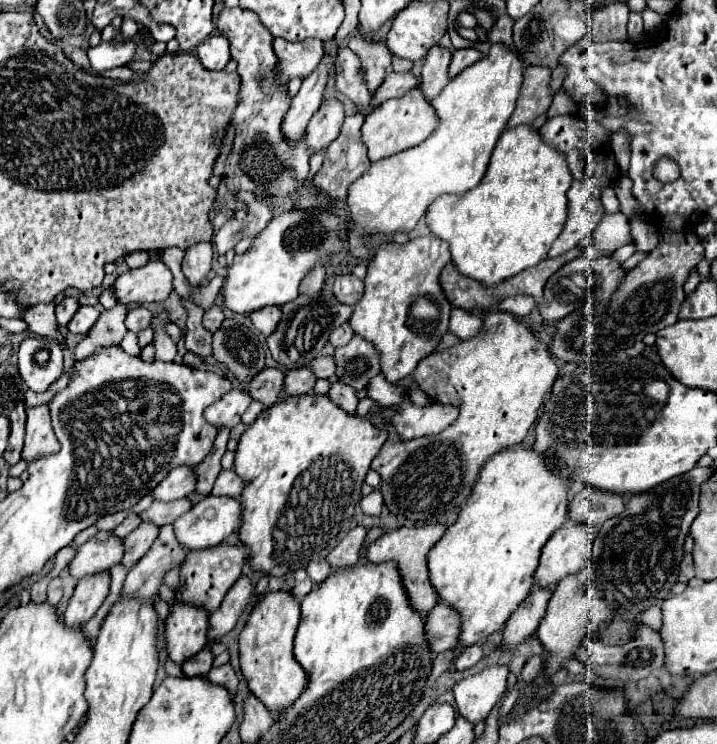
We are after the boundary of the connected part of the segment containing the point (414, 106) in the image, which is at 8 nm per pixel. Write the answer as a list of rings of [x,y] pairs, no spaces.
[[[413,89],[399,99],[389,99],[373,109],[365,117],[365,123],[361,127],[361,141],[369,149],[369,159],[379,161],[383,157],[389,157],[393,153],[399,153],[413,145],[423,143],[433,133],[435,127],[437,127],[435,109],[425,101],[425,97],[419,89]]]

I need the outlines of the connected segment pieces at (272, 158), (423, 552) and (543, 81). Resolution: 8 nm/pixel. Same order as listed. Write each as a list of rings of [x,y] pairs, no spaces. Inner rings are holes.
[[[241,7],[224,8],[217,19],[217,29],[229,39],[231,43],[231,57],[239,63],[237,73],[241,75],[241,101],[235,109],[233,127],[237,129],[233,153],[229,155],[225,163],[225,185],[231,191],[253,191],[259,197],[281,197],[281,195],[293,195],[301,189],[307,173],[309,173],[309,155],[311,151],[305,147],[303,139],[299,143],[289,143],[281,135],[281,119],[289,109],[289,95],[287,87],[279,83],[279,77],[275,73],[277,69],[277,57],[273,53],[273,35],[259,23],[257,15],[253,11],[241,9]]]
[[[431,523],[427,527],[401,527],[401,529],[383,533],[367,549],[367,561],[371,561],[371,563],[385,563],[385,561],[397,563],[397,569],[401,573],[401,583],[405,587],[405,593],[409,595],[409,603],[419,613],[429,613],[437,605],[437,593],[429,583],[425,559],[427,559],[427,553],[433,547],[433,543],[437,543],[443,533],[445,533],[445,527],[439,523]]]
[[[527,67],[525,69],[517,107],[515,107],[507,127],[531,123],[535,117],[543,115],[549,109],[549,105],[551,105],[549,79],[551,79],[551,69],[547,69],[547,67]]]

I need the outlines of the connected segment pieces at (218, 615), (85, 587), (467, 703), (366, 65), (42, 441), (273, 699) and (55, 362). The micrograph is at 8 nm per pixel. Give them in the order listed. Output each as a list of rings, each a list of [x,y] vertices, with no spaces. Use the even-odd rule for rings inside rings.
[[[247,577],[237,579],[237,583],[225,595],[221,607],[209,615],[211,617],[209,619],[209,635],[207,635],[209,645],[215,639],[227,635],[235,627],[239,615],[243,613],[247,601],[249,601],[249,595],[251,595],[251,581]]]
[[[99,573],[99,575],[81,579],[75,587],[73,597],[69,599],[65,613],[63,613],[63,621],[67,625],[83,627],[95,615],[95,611],[101,607],[101,603],[105,601],[105,597],[109,593],[109,583],[111,583],[109,573]]]
[[[487,667],[459,681],[453,689],[459,715],[473,725],[477,721],[483,721],[503,695],[507,687],[507,673],[507,667]]]
[[[355,35],[349,41],[349,47],[359,55],[361,67],[365,71],[365,81],[369,91],[373,93],[383,79],[393,71],[391,69],[391,51],[383,41],[365,37],[365,35]]]
[[[39,405],[29,409],[27,407],[27,435],[25,435],[25,447],[23,447],[23,461],[33,463],[33,459],[53,455],[59,451],[57,437],[51,427],[49,409],[47,405]]]
[[[273,591],[263,595],[255,603],[239,635],[241,671],[249,683],[249,689],[271,711],[281,711],[283,707],[293,705],[309,681],[305,671],[293,657],[293,639],[297,625],[299,625],[299,603],[293,599],[291,593]]]
[[[25,339],[19,349],[19,373],[31,391],[47,391],[49,385],[63,373],[61,345],[55,339]],[[41,349],[49,353],[49,361],[45,365],[39,365],[35,359],[37,351]]]

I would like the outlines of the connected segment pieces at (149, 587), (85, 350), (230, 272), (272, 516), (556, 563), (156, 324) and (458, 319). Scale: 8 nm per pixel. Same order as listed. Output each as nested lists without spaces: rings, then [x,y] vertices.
[[[163,525],[151,549],[129,571],[121,587],[121,597],[135,597],[141,601],[153,599],[157,595],[159,585],[163,583],[165,571],[169,571],[173,565],[181,565],[187,553],[189,551],[183,549],[173,537],[173,527]]]
[[[117,303],[117,307],[113,307],[111,311],[103,311],[97,319],[97,323],[89,329],[87,337],[75,347],[75,361],[83,361],[87,359],[93,349],[97,349],[99,345],[119,345],[121,339],[127,333],[125,327],[125,315],[127,315],[127,307]]]
[[[285,211],[283,215],[273,217],[269,221],[269,225],[265,227],[265,231],[261,231],[261,235],[255,237],[253,245],[243,255],[235,255],[233,263],[227,265],[225,283],[221,287],[223,303],[233,313],[245,313],[245,315],[253,313],[261,307],[267,307],[267,305],[281,307],[281,305],[297,299],[299,283],[309,273],[309,269],[339,249],[347,249],[347,241],[343,241],[339,237],[339,217],[333,211],[305,211],[305,213],[303,211]]]
[[[299,395],[299,397],[287,397],[287,399],[281,399],[279,403],[275,403],[275,407],[269,407],[267,411],[263,411],[257,421],[253,425],[247,427],[247,431],[241,435],[239,439],[239,447],[235,451],[235,473],[243,479],[245,487],[241,491],[241,507],[243,507],[243,515],[241,515],[241,527],[239,527],[239,537],[241,537],[241,543],[249,547],[249,565],[253,571],[259,571],[259,573],[267,573],[267,575],[275,575],[275,577],[281,577],[281,575],[291,575],[295,573],[297,569],[305,567],[315,555],[319,555],[327,543],[337,537],[343,529],[347,529],[351,525],[351,517],[353,517],[353,511],[355,511],[355,505],[361,501],[361,485],[363,485],[363,479],[369,471],[369,465],[373,461],[373,457],[379,453],[379,449],[383,447],[383,443],[387,441],[387,433],[373,427],[369,417],[367,419],[359,419],[357,415],[349,415],[345,413],[343,409],[339,409],[337,405],[333,405],[333,401],[329,401],[327,395]]]
[[[567,523],[555,531],[541,549],[533,585],[539,589],[555,589],[563,577],[581,571],[589,561],[593,539],[595,529],[589,525]]]
[[[155,315],[151,319],[153,329],[153,347],[155,347],[155,361],[173,361],[177,355],[177,347],[173,339],[165,331],[165,315]]]
[[[453,309],[451,311],[451,323],[449,323],[449,331],[455,333],[459,339],[469,339],[475,337],[483,327],[483,317],[475,315],[475,313],[467,313],[461,309]]]

